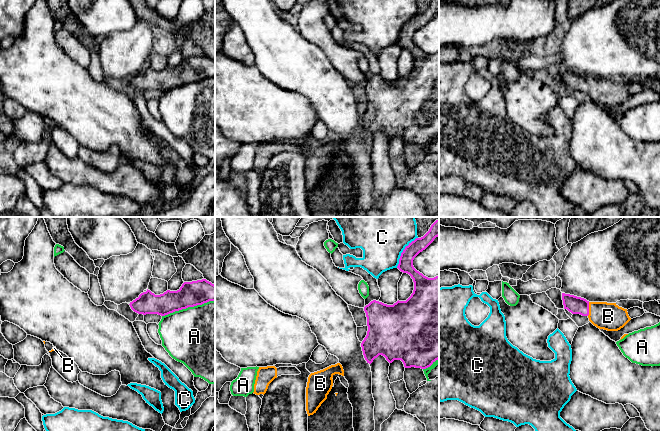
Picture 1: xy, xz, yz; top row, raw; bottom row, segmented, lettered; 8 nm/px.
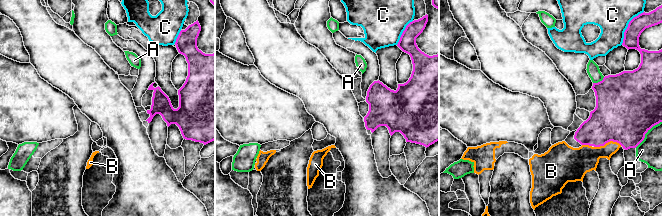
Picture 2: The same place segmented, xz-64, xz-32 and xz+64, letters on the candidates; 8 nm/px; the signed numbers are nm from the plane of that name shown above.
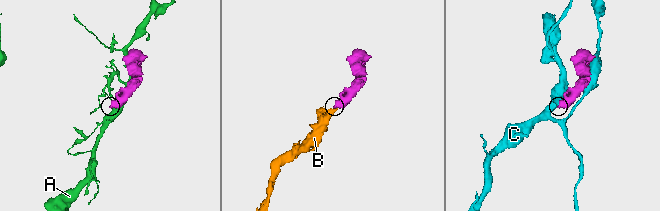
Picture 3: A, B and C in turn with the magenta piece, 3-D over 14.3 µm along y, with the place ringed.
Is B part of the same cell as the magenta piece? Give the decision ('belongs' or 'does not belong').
belongs

